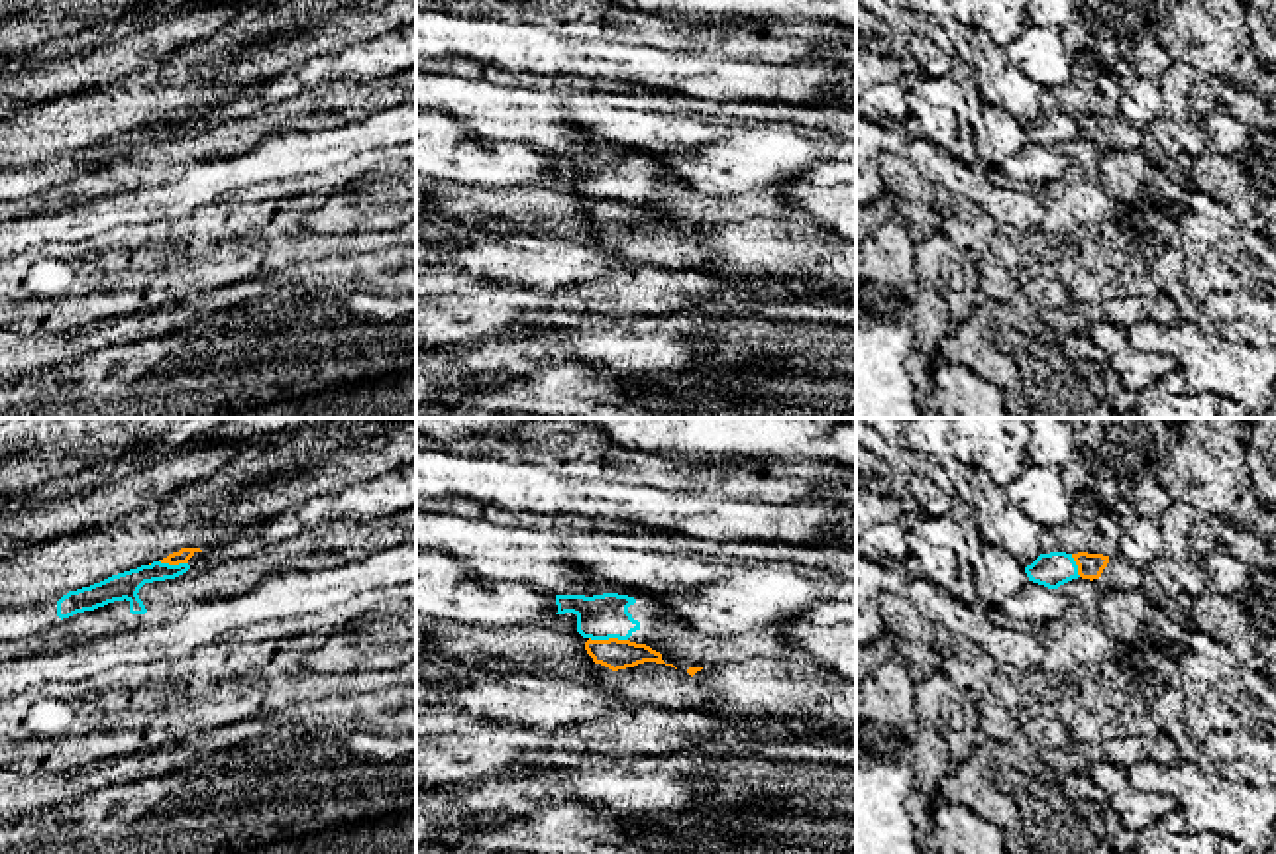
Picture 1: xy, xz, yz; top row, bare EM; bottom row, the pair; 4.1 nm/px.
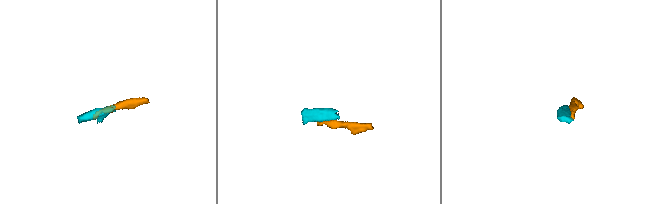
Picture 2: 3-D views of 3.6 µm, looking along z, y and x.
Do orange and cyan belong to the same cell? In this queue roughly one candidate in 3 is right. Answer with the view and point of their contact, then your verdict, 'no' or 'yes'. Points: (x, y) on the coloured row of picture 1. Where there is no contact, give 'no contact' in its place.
meets orange in xz at (609, 639); no

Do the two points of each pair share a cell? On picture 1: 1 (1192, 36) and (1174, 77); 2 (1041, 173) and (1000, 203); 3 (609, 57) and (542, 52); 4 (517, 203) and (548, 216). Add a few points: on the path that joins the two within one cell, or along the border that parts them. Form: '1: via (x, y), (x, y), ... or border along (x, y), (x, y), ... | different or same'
1: border along (1180, 59), (1214, 79) | different
2: border along (1017, 185), (1035, 191) | different
3: via (593, 55), (558, 53) | same
4: via (525, 209), (540, 209) | same

